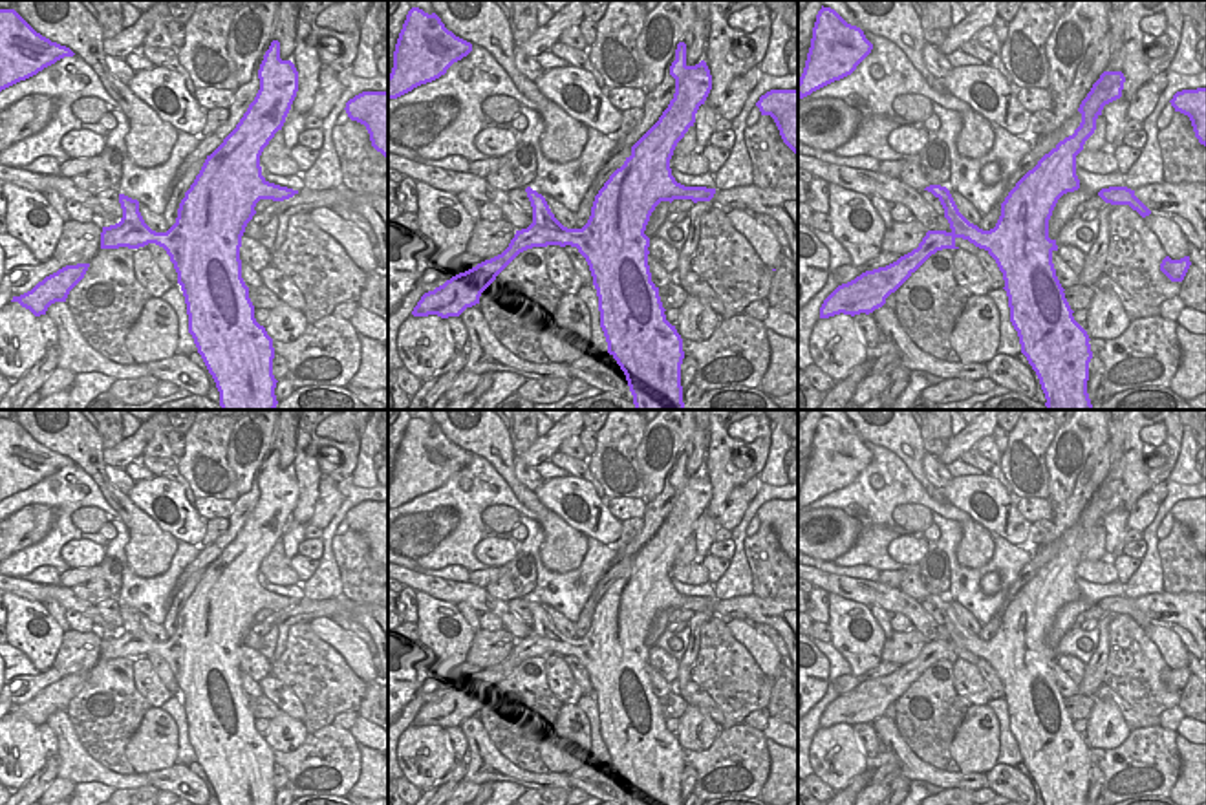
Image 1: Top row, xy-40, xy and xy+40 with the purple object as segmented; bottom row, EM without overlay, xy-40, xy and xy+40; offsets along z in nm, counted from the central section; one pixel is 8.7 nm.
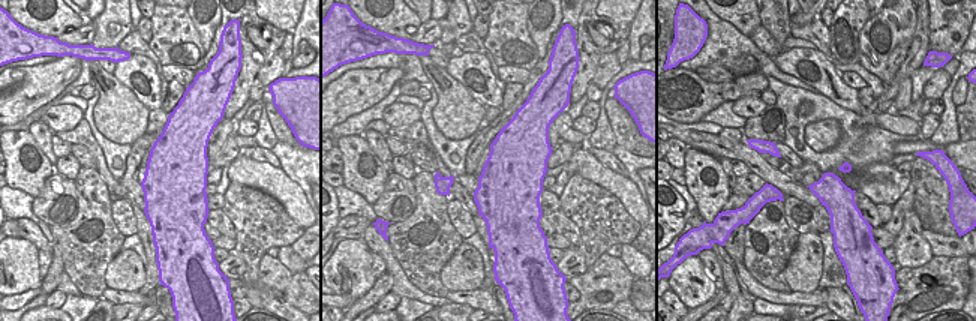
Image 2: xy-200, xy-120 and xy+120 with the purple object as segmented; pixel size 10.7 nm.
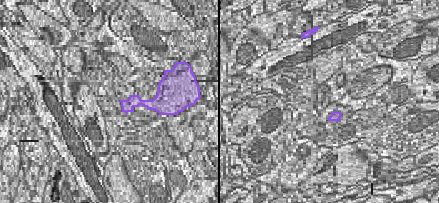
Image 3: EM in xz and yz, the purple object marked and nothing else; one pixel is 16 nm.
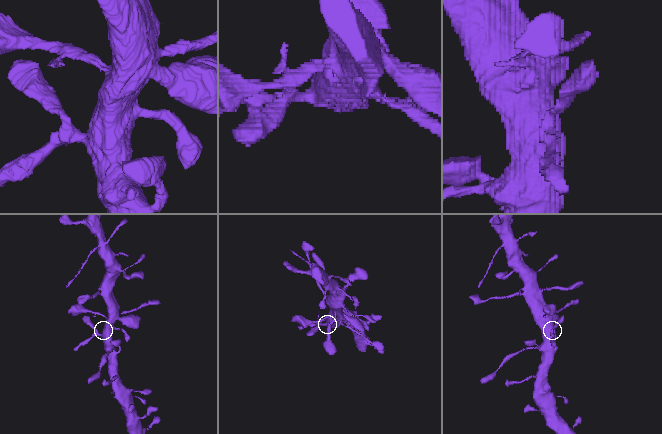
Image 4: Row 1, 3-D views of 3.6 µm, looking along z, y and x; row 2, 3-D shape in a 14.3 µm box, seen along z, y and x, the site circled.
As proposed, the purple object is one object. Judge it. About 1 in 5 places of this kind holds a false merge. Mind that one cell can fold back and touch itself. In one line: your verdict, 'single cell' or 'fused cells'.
single cell

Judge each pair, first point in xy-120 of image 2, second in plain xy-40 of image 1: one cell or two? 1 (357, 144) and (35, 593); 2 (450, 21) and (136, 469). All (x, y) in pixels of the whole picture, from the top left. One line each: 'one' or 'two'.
1: two
2: two

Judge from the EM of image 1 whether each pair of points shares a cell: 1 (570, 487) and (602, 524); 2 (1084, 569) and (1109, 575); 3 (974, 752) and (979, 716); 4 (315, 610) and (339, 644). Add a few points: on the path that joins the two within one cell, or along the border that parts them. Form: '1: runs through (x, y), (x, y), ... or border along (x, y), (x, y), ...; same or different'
1: runs through (582, 496), (590, 504), (599, 504), (602, 511); same
2: runs through (1089, 571), (1104, 571); same
3: runs through (976, 743), (978, 725); same
4: border along (332, 617), (313, 617), (308, 621); different

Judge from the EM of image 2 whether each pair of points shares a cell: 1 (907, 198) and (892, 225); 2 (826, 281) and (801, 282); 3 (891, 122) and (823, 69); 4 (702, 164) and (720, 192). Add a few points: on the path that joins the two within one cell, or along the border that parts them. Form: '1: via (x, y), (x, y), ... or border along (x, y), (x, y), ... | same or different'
1: via (903, 204), (892, 219) | same
2: border along (820, 245), (822, 276), (817, 287) | different
3: via (873, 119), (867, 117), (834, 84) | same
4: via (699, 173), (702, 183), (711, 189) | same

